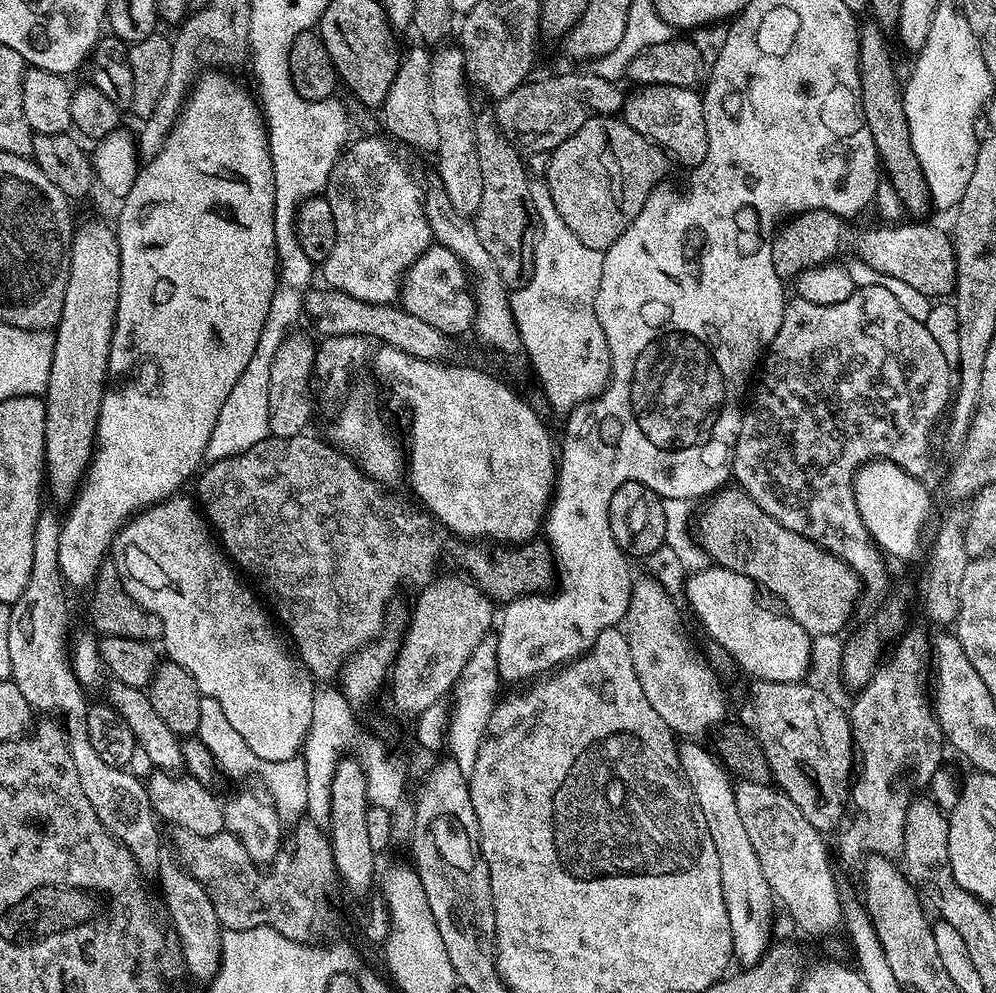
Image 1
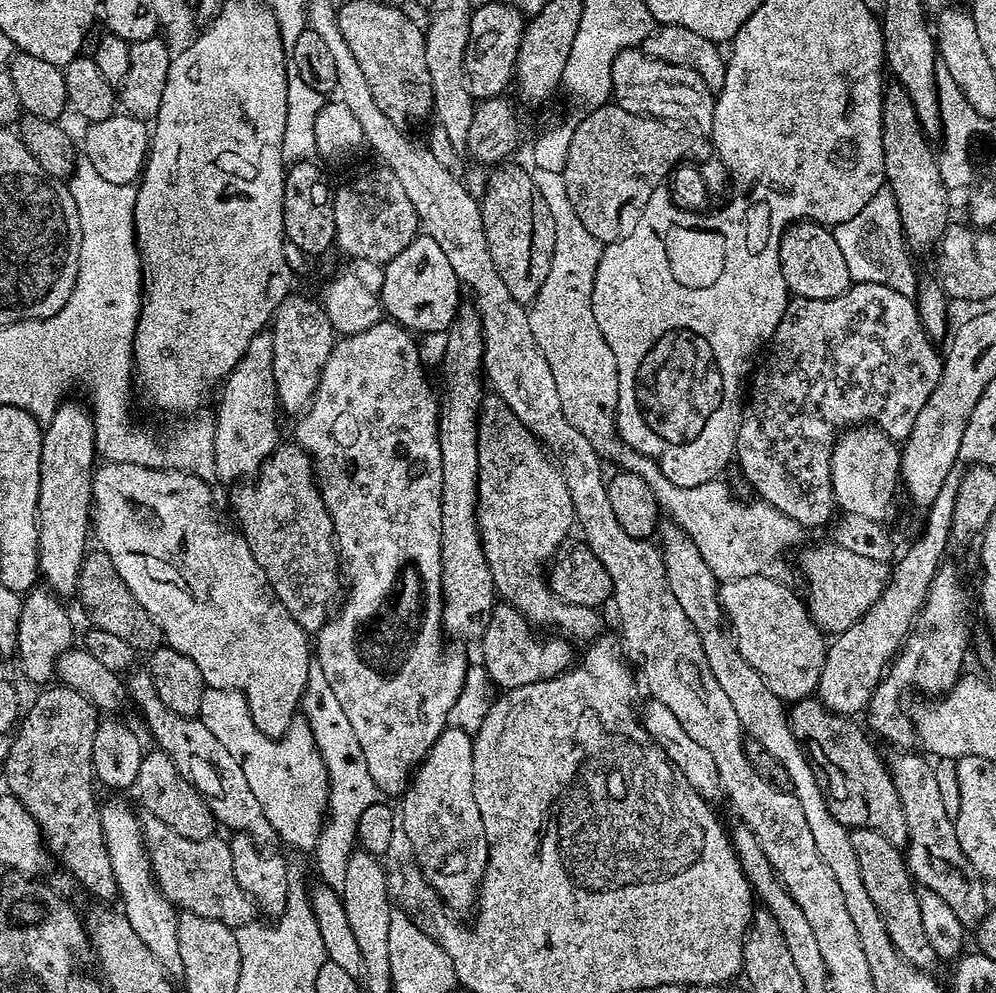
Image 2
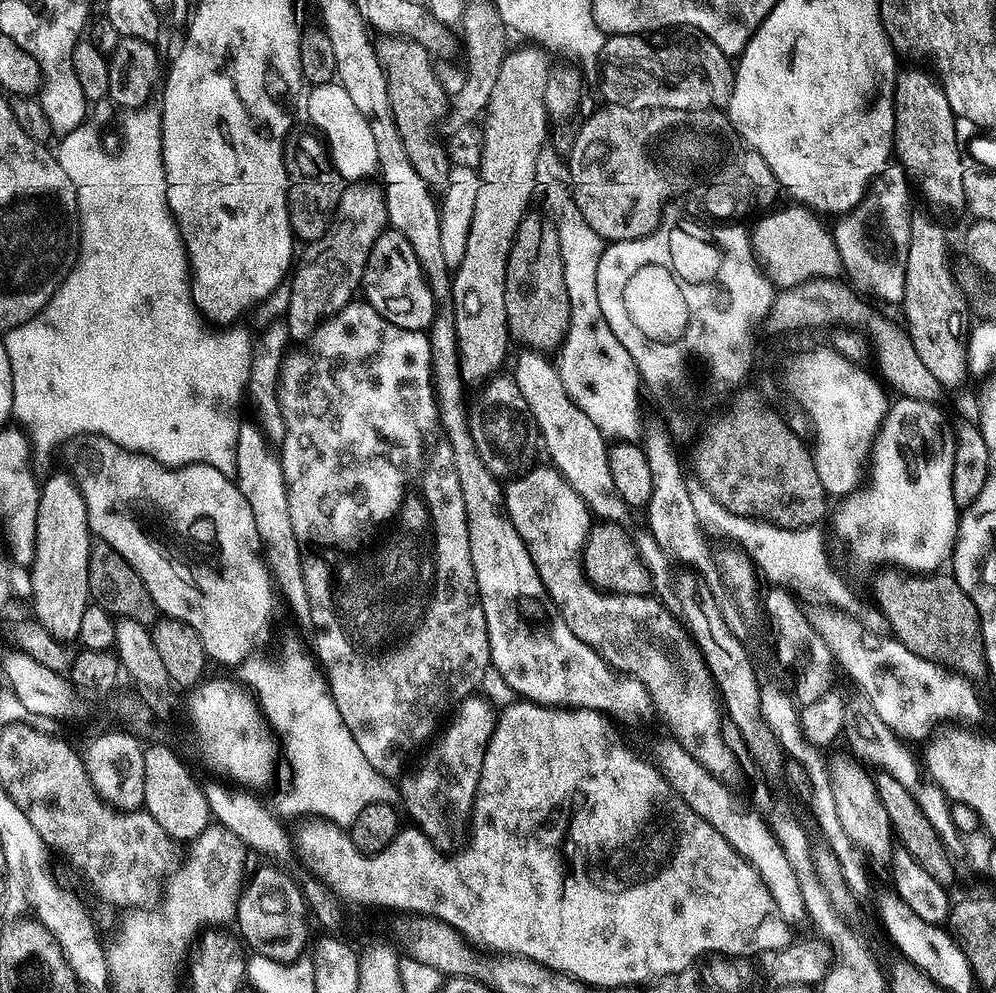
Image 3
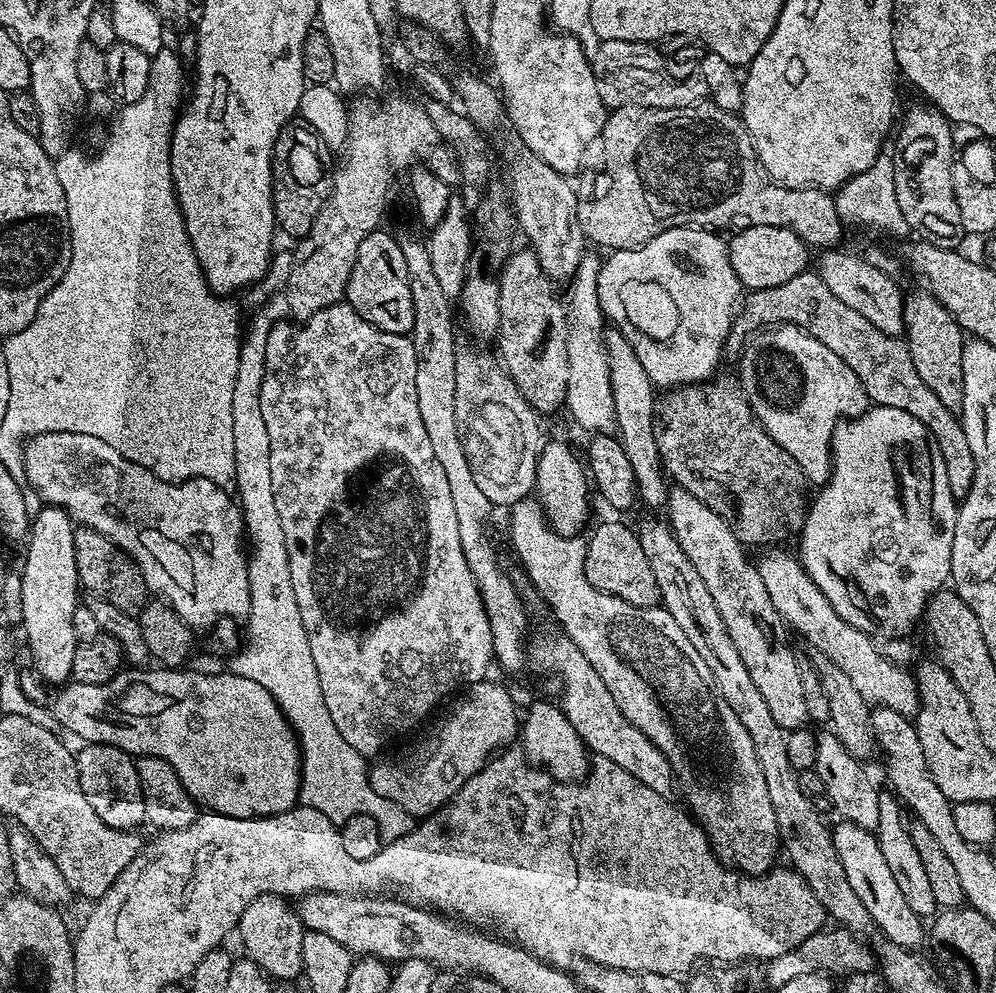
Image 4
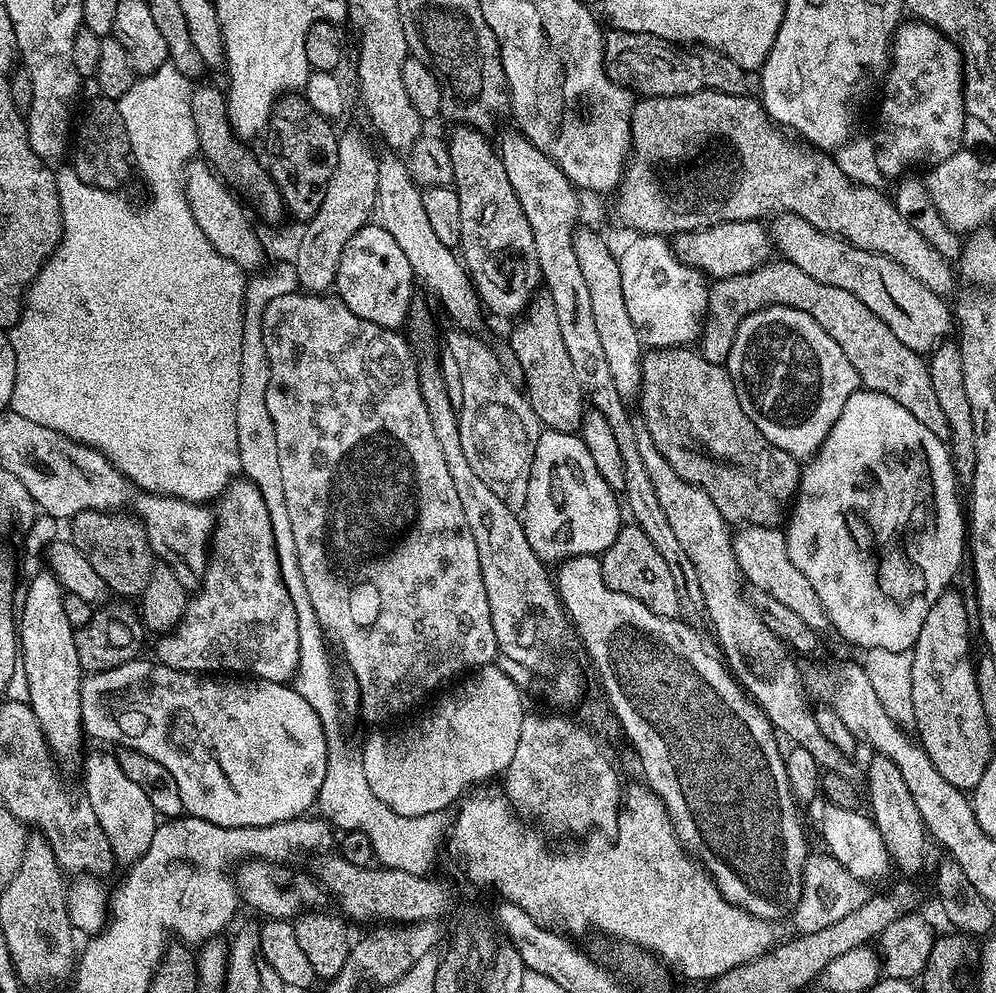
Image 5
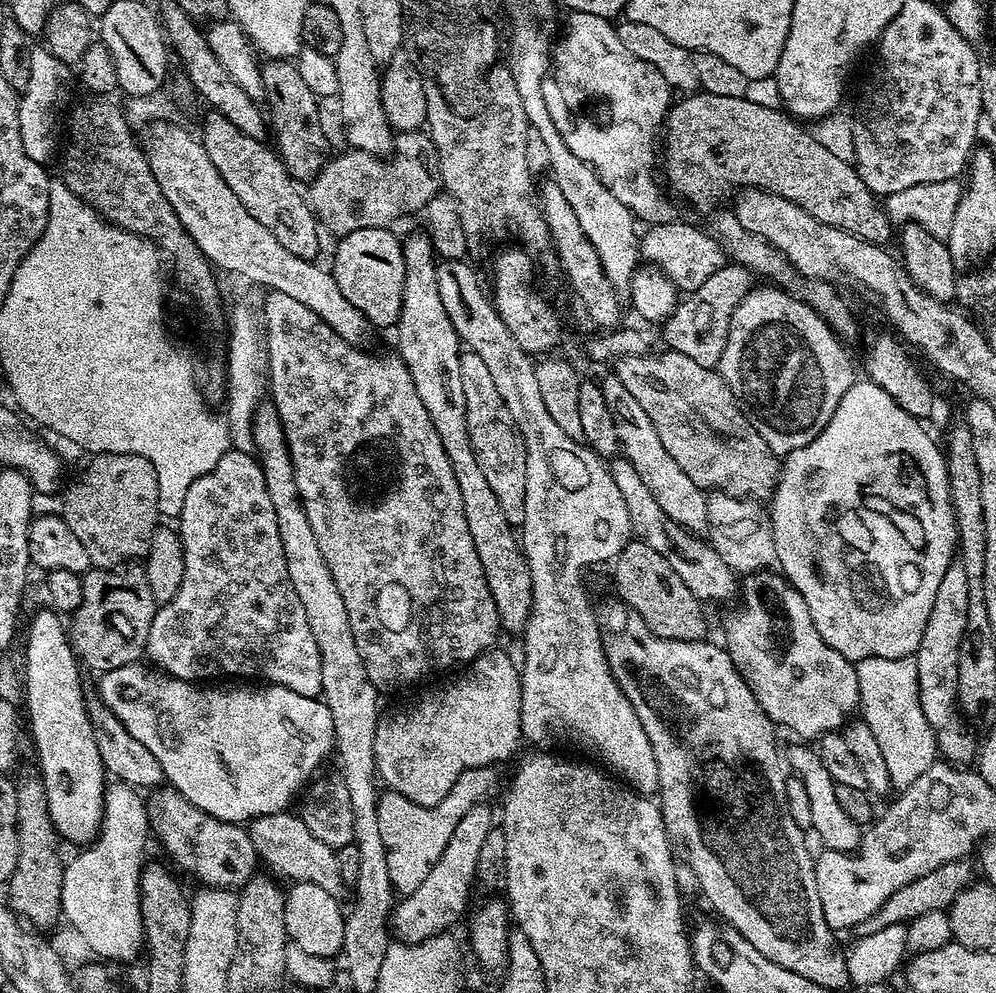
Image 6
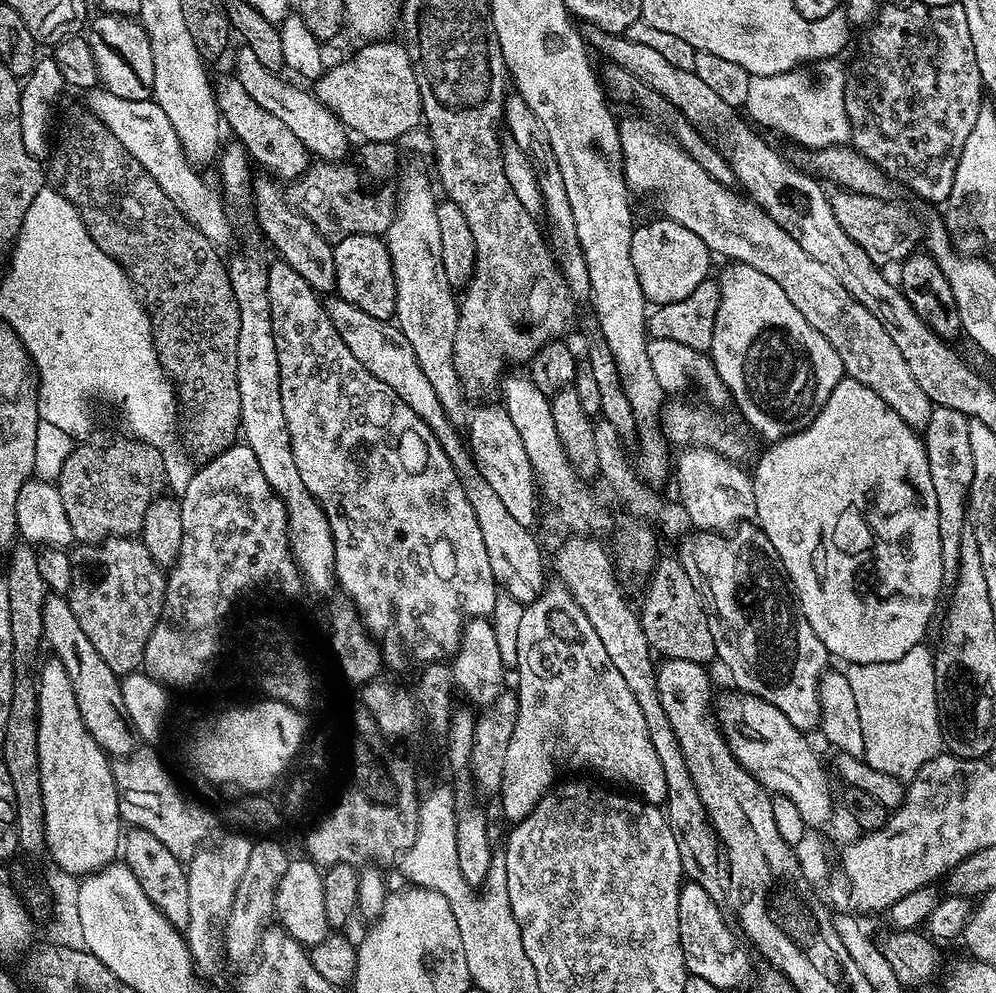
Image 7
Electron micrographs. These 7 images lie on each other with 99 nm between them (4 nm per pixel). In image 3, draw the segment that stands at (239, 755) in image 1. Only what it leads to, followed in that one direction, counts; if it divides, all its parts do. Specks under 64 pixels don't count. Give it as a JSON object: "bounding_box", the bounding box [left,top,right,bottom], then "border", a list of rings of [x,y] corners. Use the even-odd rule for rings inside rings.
{"bounding_box":[272,727,393,828],"border":[[[347,727],[340,730],[336,740],[338,742],[334,744],[324,744],[324,748],[304,750],[304,756],[298,754],[298,748],[292,748],[292,756],[284,756],[288,748],[280,748],[283,761],[290,770],[290,780],[272,801],[278,816],[287,820],[310,814],[312,816],[308,817],[348,828],[362,808],[374,801],[384,800],[391,790],[393,793],[393,781],[379,775],[367,762]]]}

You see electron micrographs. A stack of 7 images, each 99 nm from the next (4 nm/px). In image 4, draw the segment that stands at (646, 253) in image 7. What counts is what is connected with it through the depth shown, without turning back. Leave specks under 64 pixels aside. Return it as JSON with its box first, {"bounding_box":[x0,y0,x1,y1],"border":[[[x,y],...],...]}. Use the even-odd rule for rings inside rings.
{"bounding_box":[727,226,809,291],"border":[[[752,226],[739,229],[731,241],[727,241],[728,257],[734,266],[736,277],[745,289],[756,291],[778,286],[807,269],[809,245],[786,227]]]}

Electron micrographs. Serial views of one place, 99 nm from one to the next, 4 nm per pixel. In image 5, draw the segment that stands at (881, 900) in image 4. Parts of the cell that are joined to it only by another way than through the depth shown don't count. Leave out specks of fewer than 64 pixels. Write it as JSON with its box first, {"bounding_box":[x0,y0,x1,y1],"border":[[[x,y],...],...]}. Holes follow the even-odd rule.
{"bounding_box":[806,798,890,882],"border":[[[817,798],[807,805],[806,812],[812,819],[818,835],[824,839],[827,855],[833,856],[855,880],[869,882],[876,880],[890,868],[888,851],[882,842],[882,834],[877,830],[871,815],[860,813],[856,808],[843,809],[828,800]]]}

